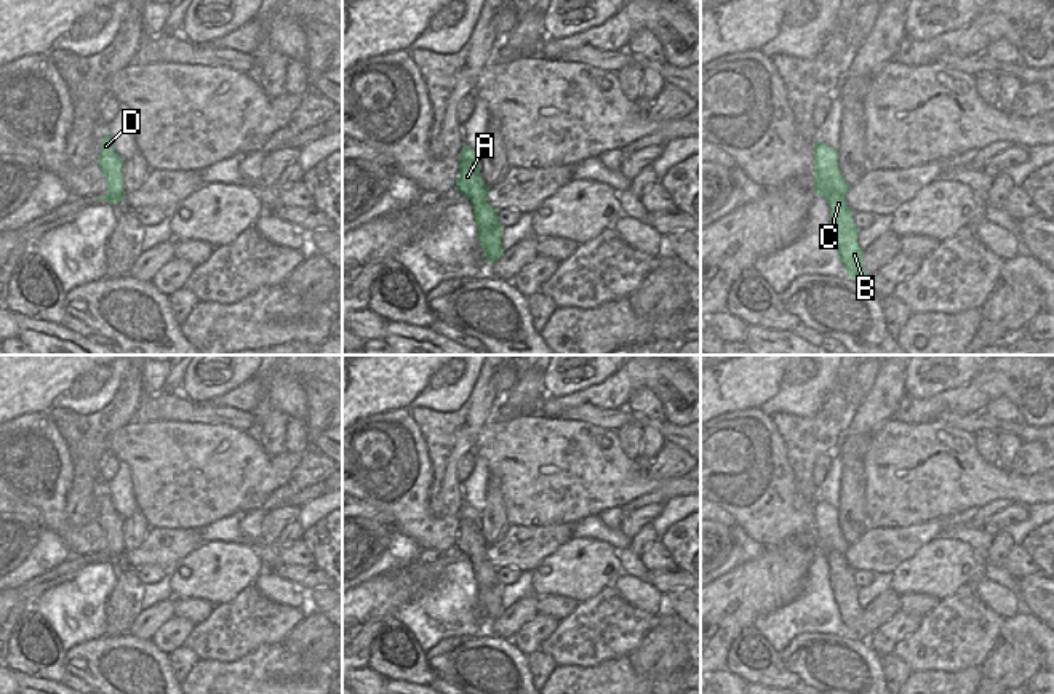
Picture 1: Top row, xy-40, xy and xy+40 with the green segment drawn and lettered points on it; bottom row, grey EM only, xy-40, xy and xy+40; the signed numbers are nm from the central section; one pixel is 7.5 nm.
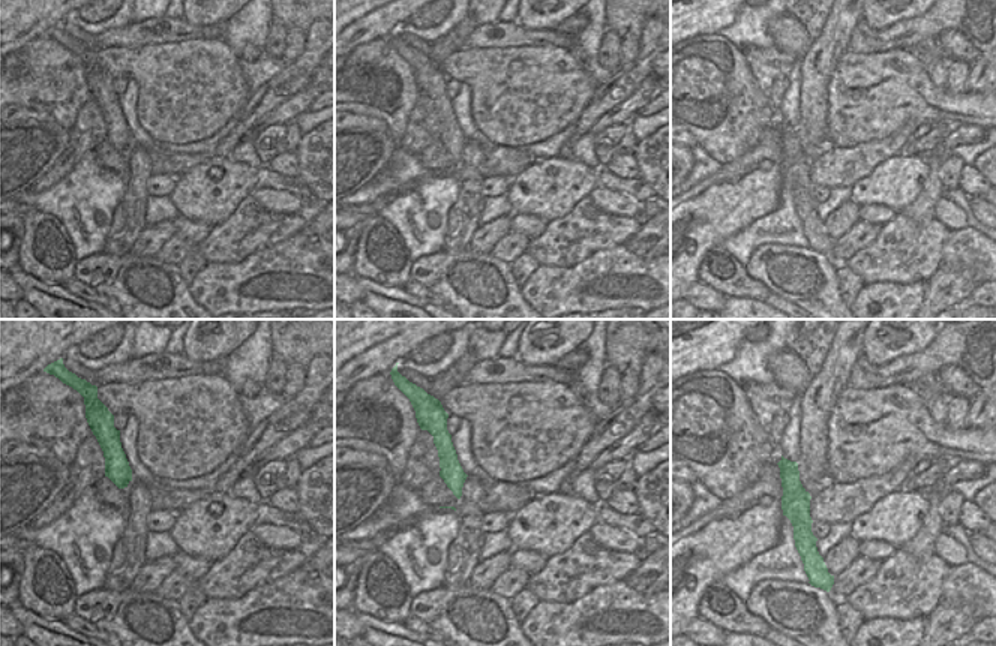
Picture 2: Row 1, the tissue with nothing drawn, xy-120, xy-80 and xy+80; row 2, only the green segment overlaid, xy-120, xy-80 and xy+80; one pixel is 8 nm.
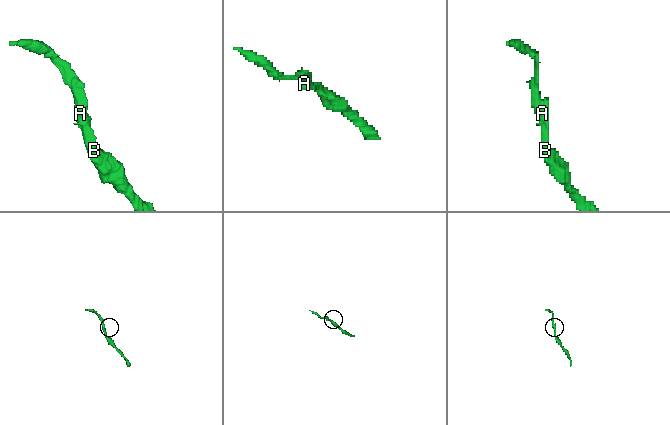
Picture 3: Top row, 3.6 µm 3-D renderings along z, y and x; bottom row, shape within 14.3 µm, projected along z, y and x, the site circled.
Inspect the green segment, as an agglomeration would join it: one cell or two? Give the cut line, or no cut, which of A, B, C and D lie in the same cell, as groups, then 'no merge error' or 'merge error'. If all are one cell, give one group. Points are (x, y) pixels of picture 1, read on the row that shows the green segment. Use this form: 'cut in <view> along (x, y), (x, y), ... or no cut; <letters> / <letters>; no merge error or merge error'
no cut; A B C D; no merge error

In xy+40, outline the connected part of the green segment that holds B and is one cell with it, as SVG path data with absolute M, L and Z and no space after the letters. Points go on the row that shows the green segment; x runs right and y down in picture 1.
M820 141L814 144L814 190L824 197L830 206L830 224L840 259L846 275L857 281L868 281L864 269L864 249L859 248L859 229L852 221L844 195L851 187L838 170L838 152Z

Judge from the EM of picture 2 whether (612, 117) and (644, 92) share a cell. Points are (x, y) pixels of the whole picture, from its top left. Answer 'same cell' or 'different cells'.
same cell

